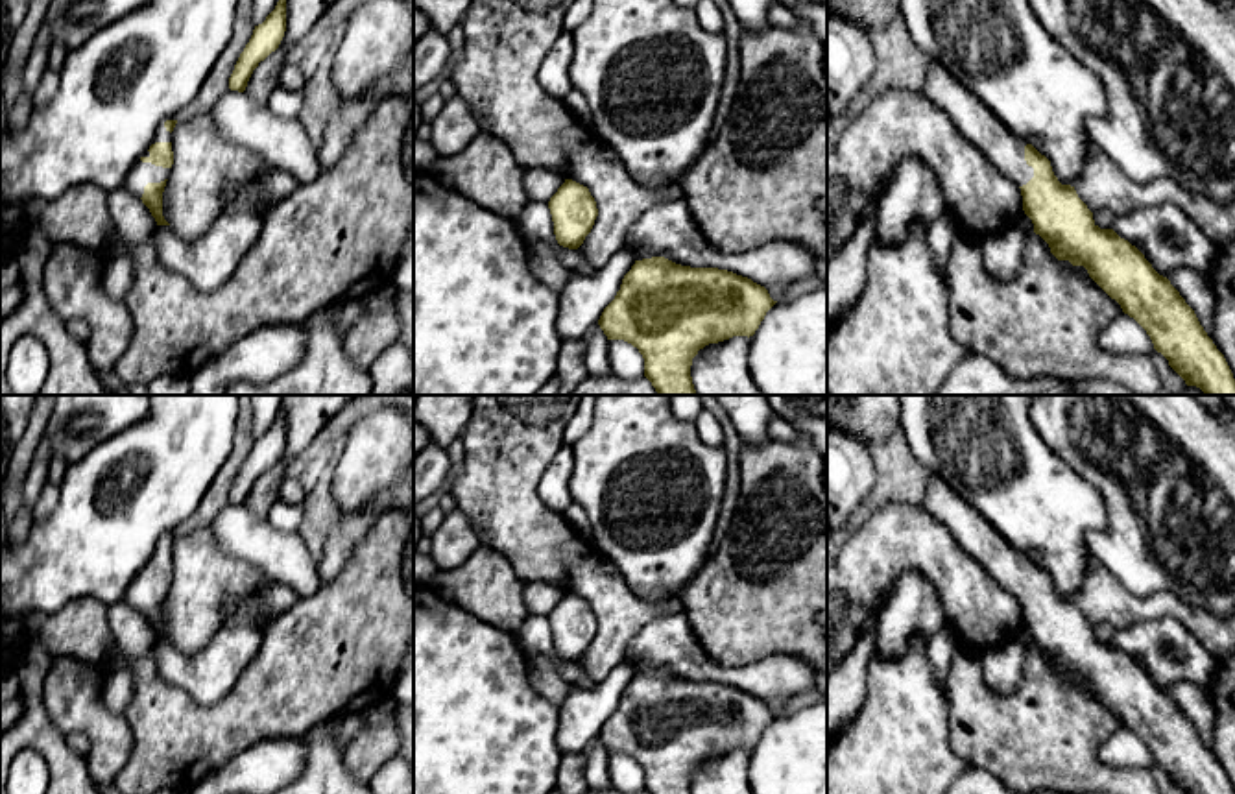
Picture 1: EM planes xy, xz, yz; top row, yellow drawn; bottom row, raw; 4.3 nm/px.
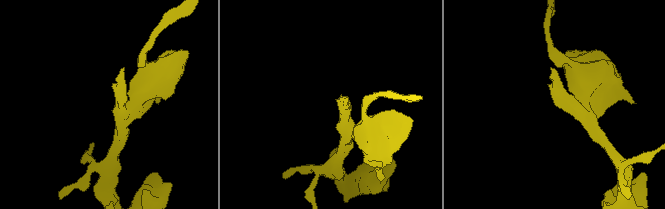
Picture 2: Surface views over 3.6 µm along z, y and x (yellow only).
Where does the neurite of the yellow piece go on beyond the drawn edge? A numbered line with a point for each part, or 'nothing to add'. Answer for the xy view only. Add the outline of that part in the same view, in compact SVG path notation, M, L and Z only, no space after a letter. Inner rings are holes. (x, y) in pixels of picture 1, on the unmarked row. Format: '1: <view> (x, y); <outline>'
1: xy (141, 588); M138 574L131 582L124 600L137 611L142 611L144 600L148 596L161 596L161 595L168 593L168 589L170 589L170 582L162 582L162 580L155 580L151 576Z

